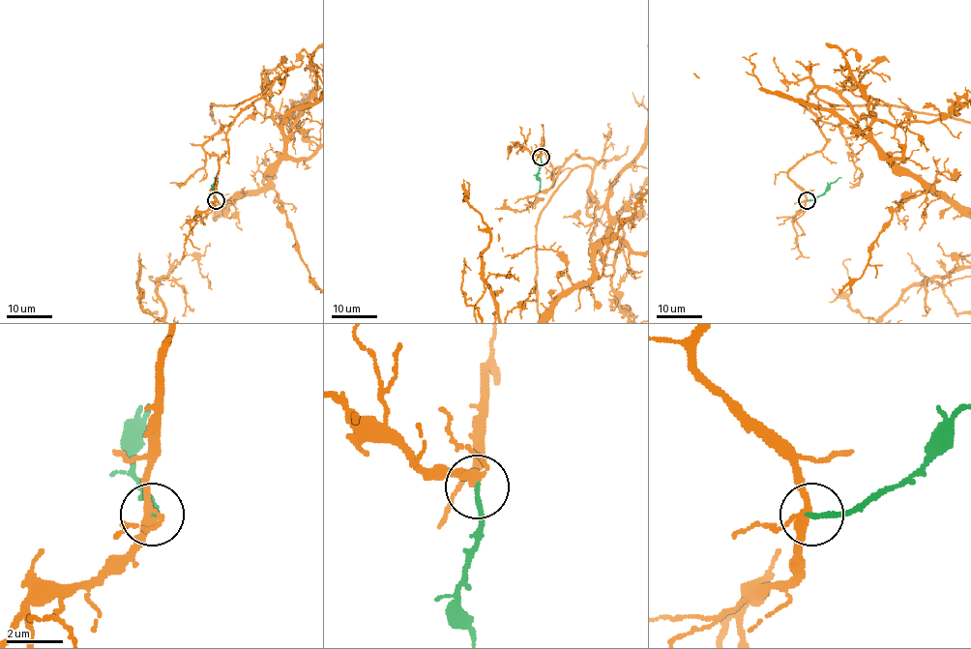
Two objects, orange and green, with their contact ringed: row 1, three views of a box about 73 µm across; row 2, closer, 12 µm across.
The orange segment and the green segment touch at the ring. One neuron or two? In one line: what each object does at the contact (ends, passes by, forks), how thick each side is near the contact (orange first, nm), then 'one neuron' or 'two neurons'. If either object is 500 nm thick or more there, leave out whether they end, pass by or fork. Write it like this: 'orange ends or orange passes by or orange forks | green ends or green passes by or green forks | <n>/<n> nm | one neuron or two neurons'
orange forks | green ends | 240/180 nm | two neurons

